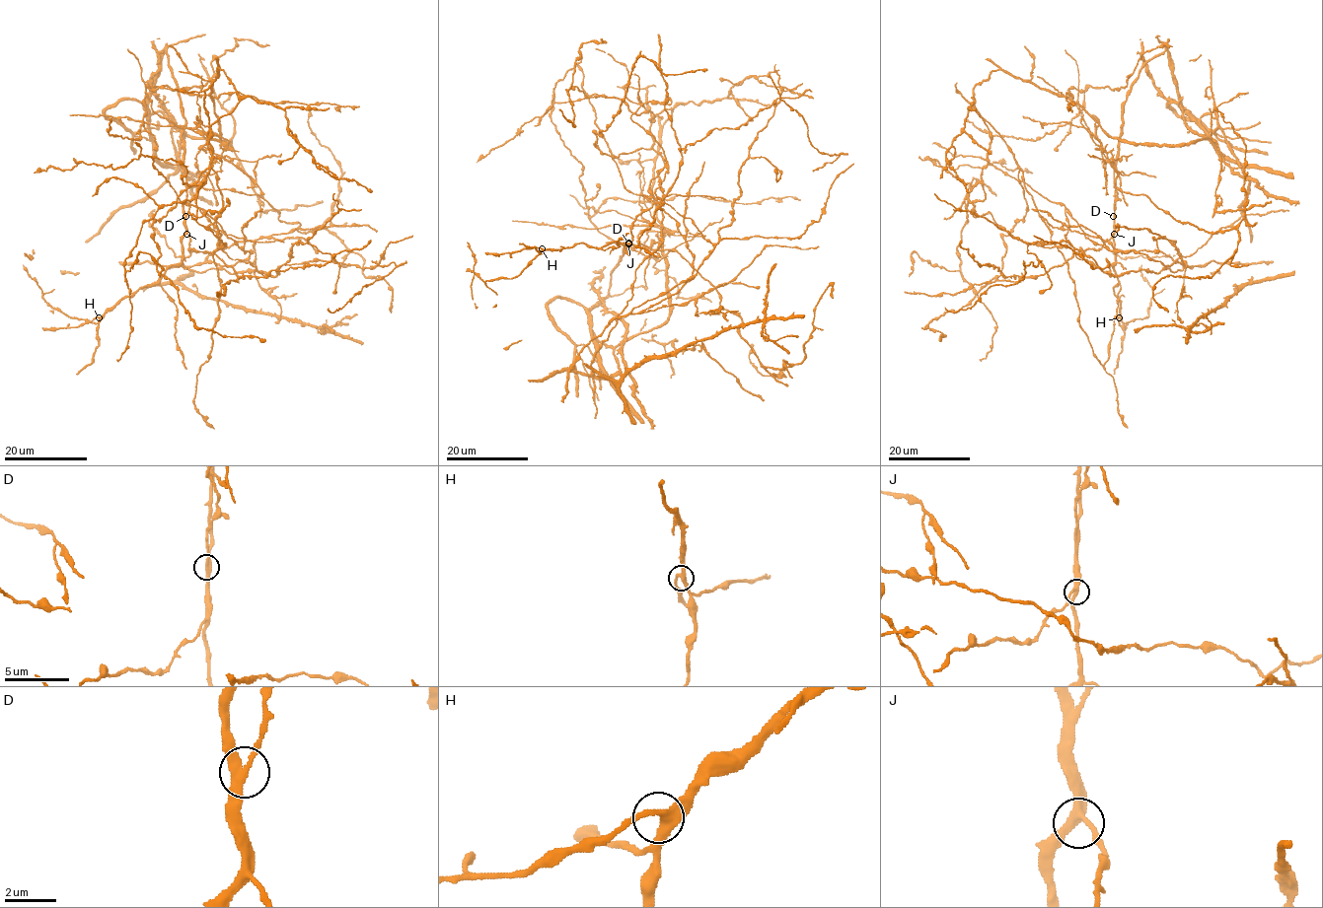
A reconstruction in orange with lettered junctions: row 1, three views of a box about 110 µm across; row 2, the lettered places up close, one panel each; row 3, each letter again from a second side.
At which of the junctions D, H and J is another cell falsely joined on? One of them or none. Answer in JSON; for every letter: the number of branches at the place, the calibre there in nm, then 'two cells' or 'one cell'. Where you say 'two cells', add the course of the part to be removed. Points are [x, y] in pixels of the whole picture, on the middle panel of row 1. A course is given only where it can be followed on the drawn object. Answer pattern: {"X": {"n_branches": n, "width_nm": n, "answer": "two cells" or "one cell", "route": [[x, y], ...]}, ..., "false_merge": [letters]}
{"D": {"n_branches": 3, "width_nm": 280, "answer": "two cells", "route": [[628, 243], [636, 246], [645, 245], [643, 247], [638, 242], [638, 235], [649, 222], [586, 229], [512, 220]]}, "H": {"n_branches": 3, "width_nm": 320, "answer": "one cell"}, "J": {"n_branches": 3, "width_nm": 300, "answer": "one cell"}, "false_merge": ["D"]}

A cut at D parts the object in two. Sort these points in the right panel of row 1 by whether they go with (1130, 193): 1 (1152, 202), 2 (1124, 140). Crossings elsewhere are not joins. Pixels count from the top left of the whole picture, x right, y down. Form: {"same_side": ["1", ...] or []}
{"same_side": ["1", "2"]}

